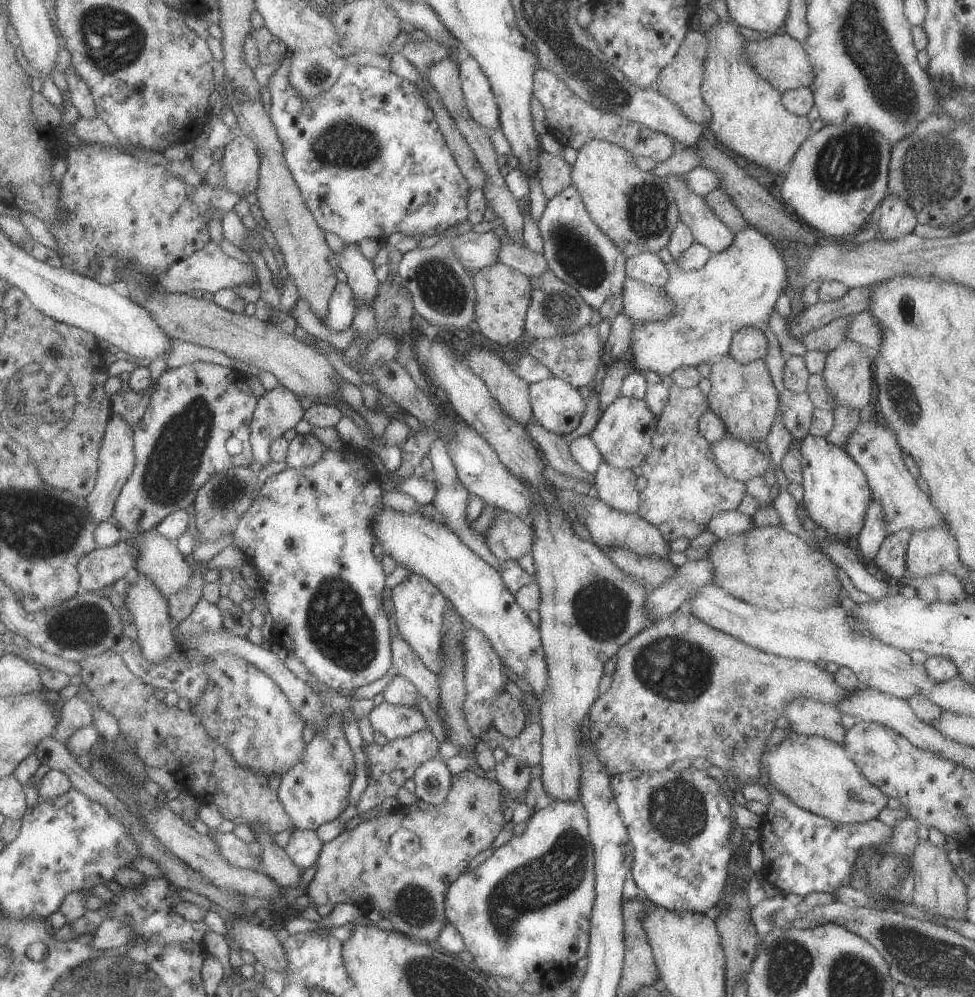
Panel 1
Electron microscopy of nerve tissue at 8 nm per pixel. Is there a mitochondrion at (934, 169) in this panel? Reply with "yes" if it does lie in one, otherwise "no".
yes

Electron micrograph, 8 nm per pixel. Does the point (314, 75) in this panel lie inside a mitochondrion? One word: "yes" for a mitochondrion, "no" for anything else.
yes

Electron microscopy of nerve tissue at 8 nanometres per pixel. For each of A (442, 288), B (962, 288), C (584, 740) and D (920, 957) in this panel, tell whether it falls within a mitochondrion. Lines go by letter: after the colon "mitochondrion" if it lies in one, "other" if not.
A: mitochondrion
B: other
C: other
D: mitochondrion

